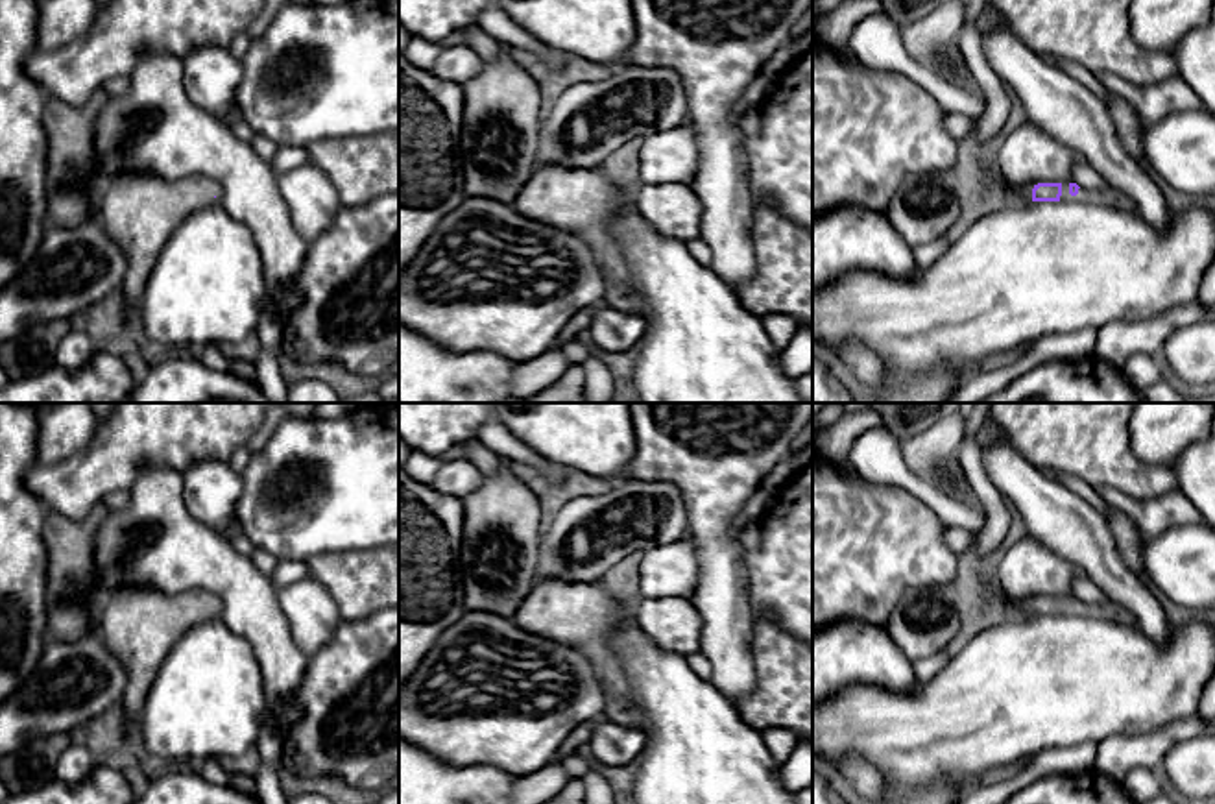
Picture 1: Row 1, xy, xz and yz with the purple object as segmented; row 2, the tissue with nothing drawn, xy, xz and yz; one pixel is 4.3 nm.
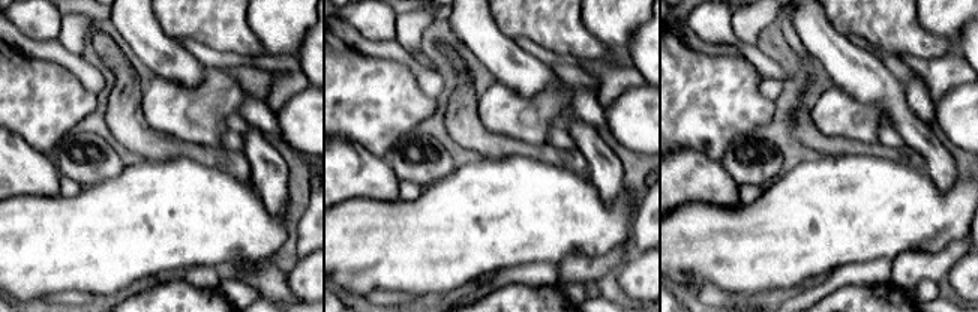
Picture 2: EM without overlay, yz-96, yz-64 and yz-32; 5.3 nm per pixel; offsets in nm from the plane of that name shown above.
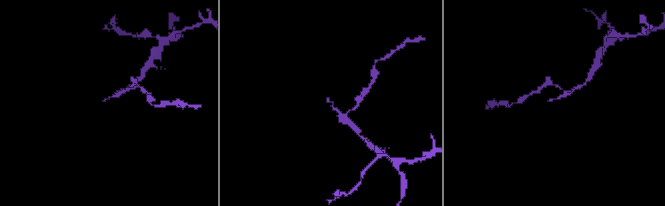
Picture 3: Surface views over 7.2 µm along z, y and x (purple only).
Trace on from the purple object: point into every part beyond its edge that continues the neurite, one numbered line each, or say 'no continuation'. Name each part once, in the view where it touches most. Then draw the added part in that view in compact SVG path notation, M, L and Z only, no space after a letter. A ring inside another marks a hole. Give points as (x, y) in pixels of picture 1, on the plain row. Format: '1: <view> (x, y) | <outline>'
1: yz (1082, 609) | M1062 597L1060 615L1084 615L1084 614L1101 615L1101 614L1104 614L1104 610L1093 608L1093 606L1086 606L1084 603L1078 603L1078 608L1077 610L1071 610L1069 608L1069 597Z

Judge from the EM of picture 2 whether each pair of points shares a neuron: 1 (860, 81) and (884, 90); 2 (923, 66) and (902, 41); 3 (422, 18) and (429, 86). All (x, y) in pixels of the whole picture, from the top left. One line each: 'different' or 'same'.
1: same
2: different
3: different

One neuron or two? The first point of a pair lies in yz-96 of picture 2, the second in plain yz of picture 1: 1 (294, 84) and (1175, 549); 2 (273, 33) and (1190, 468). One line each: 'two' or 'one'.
1: two
2: two

